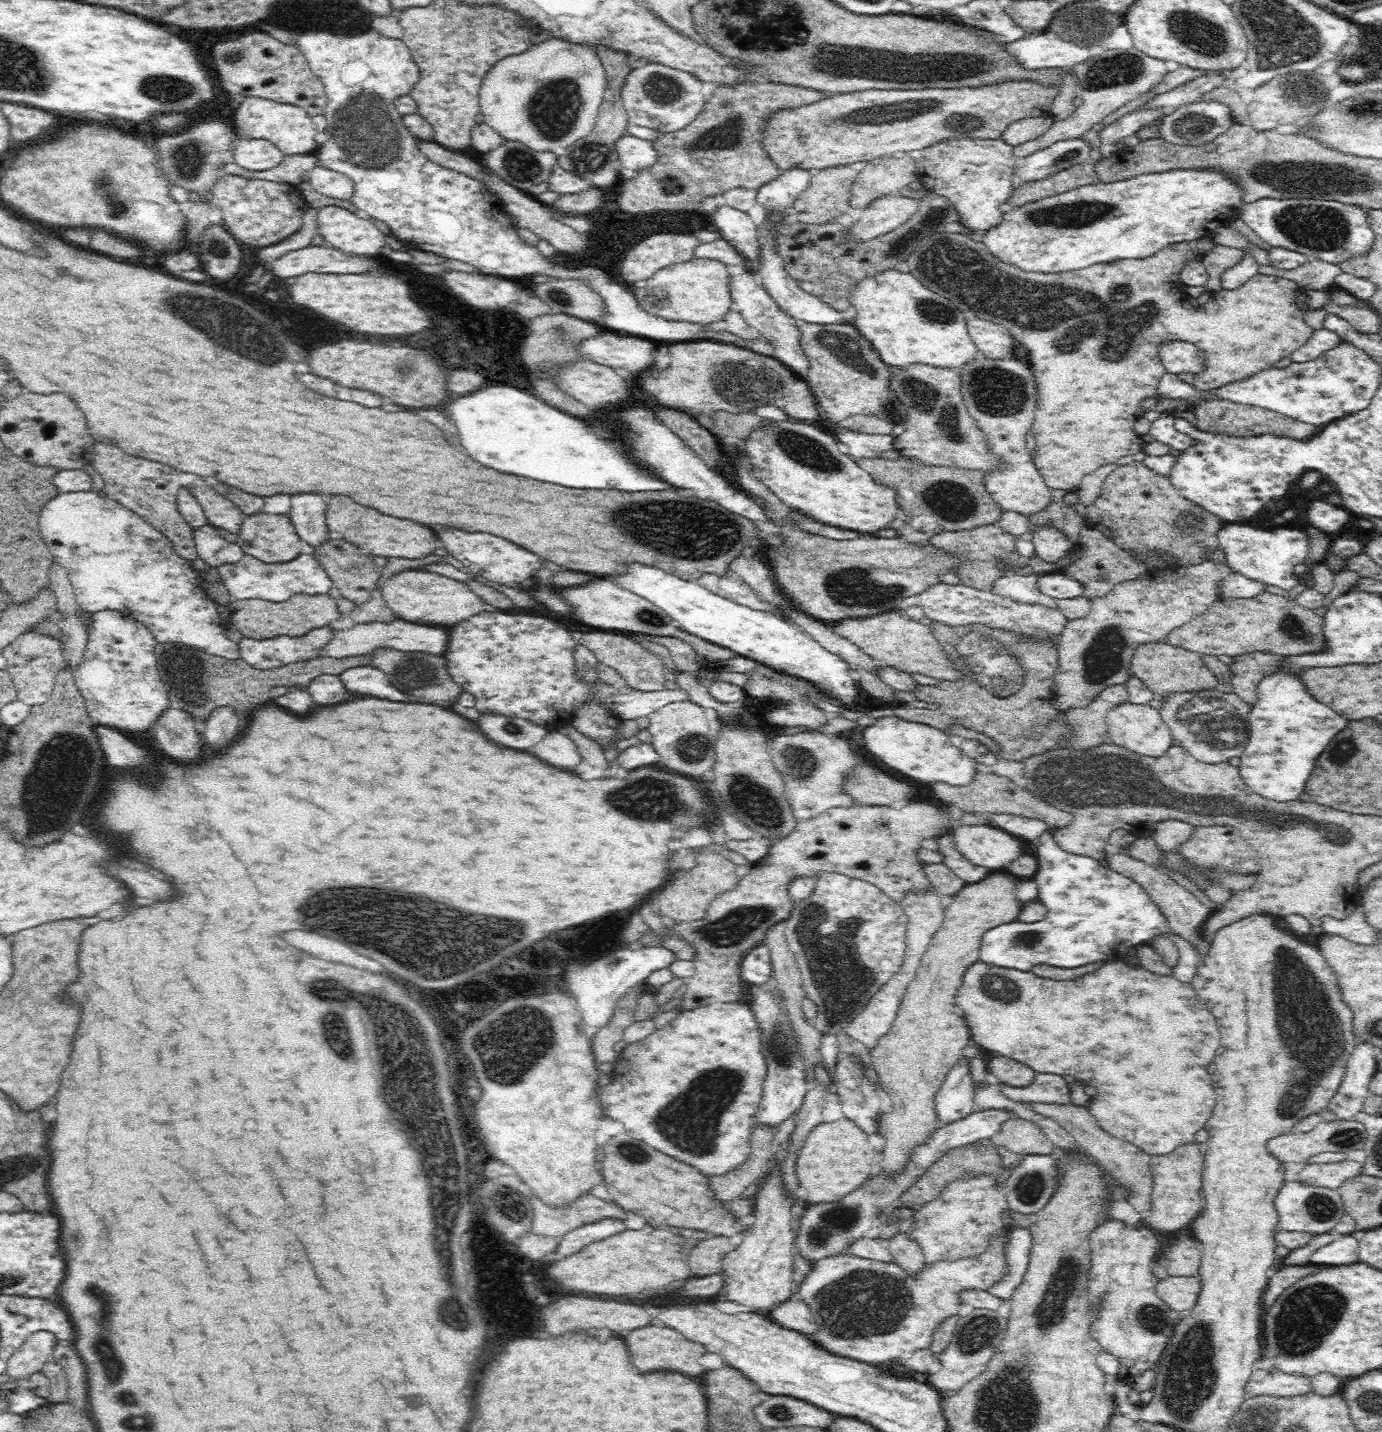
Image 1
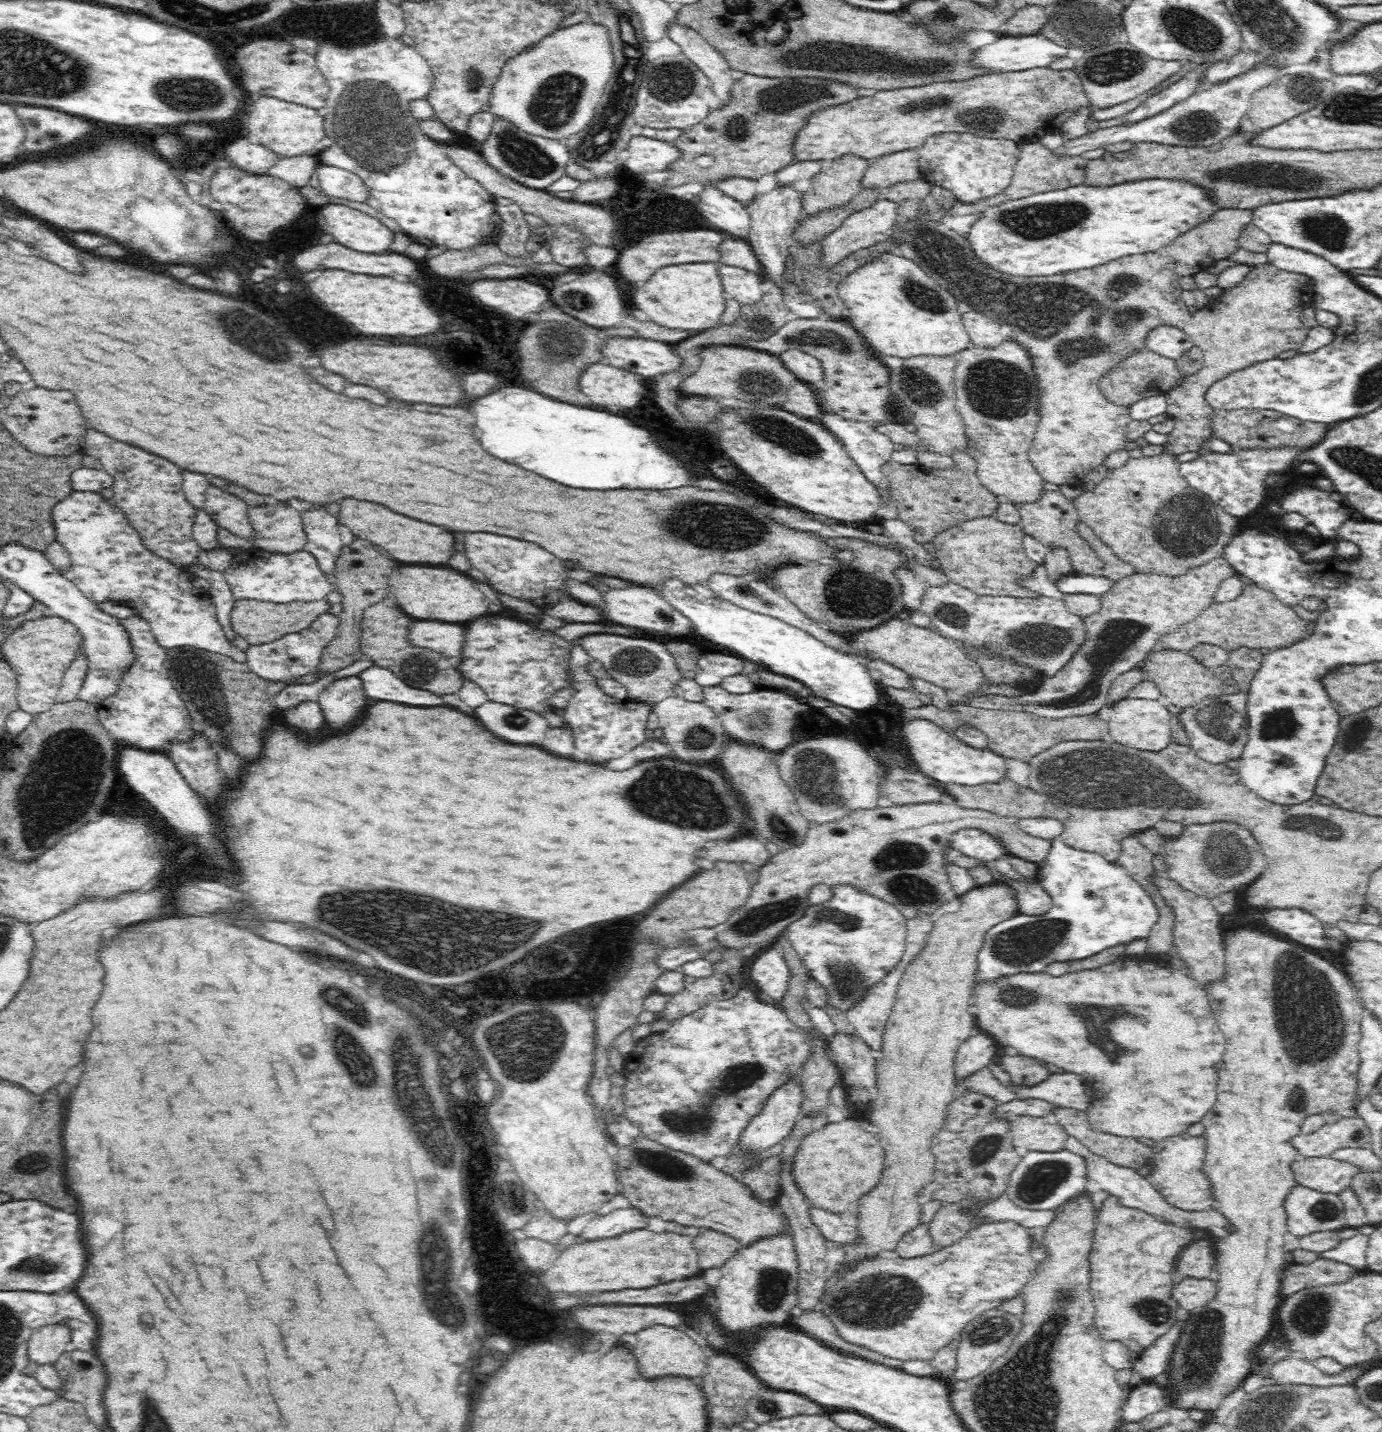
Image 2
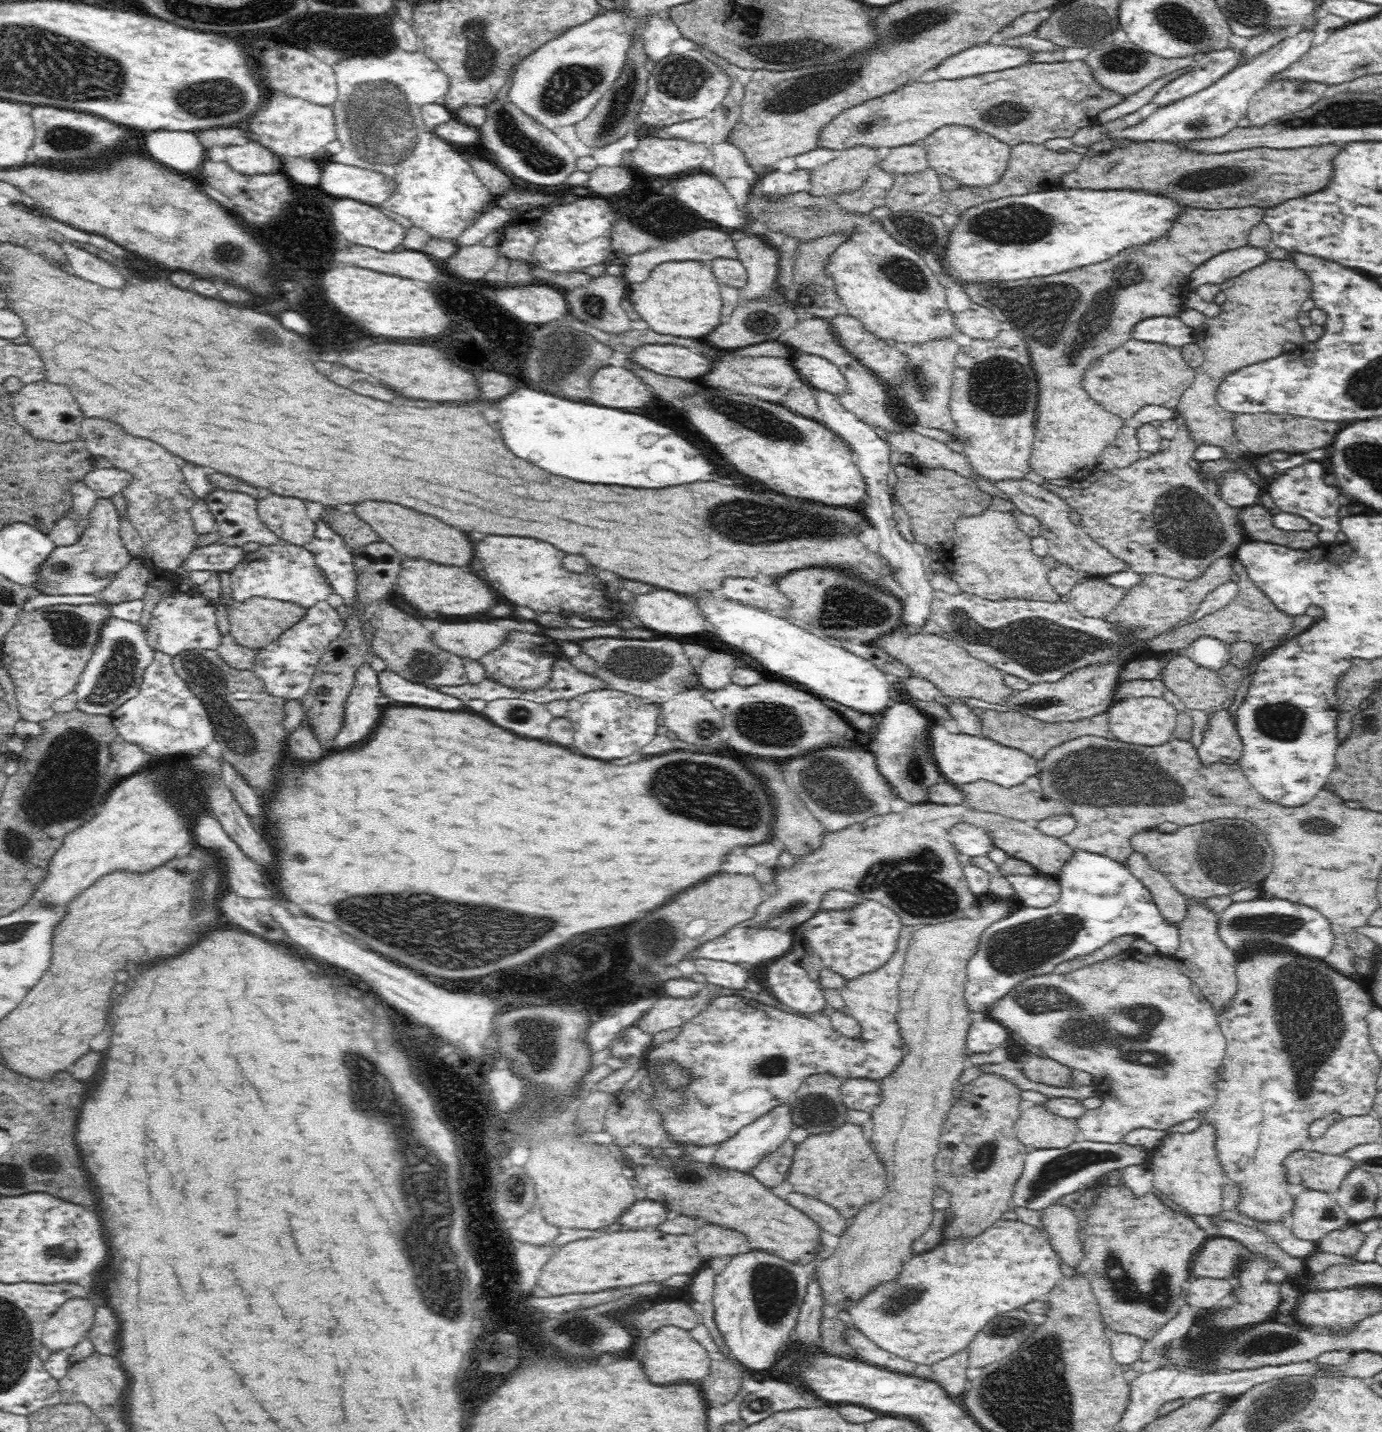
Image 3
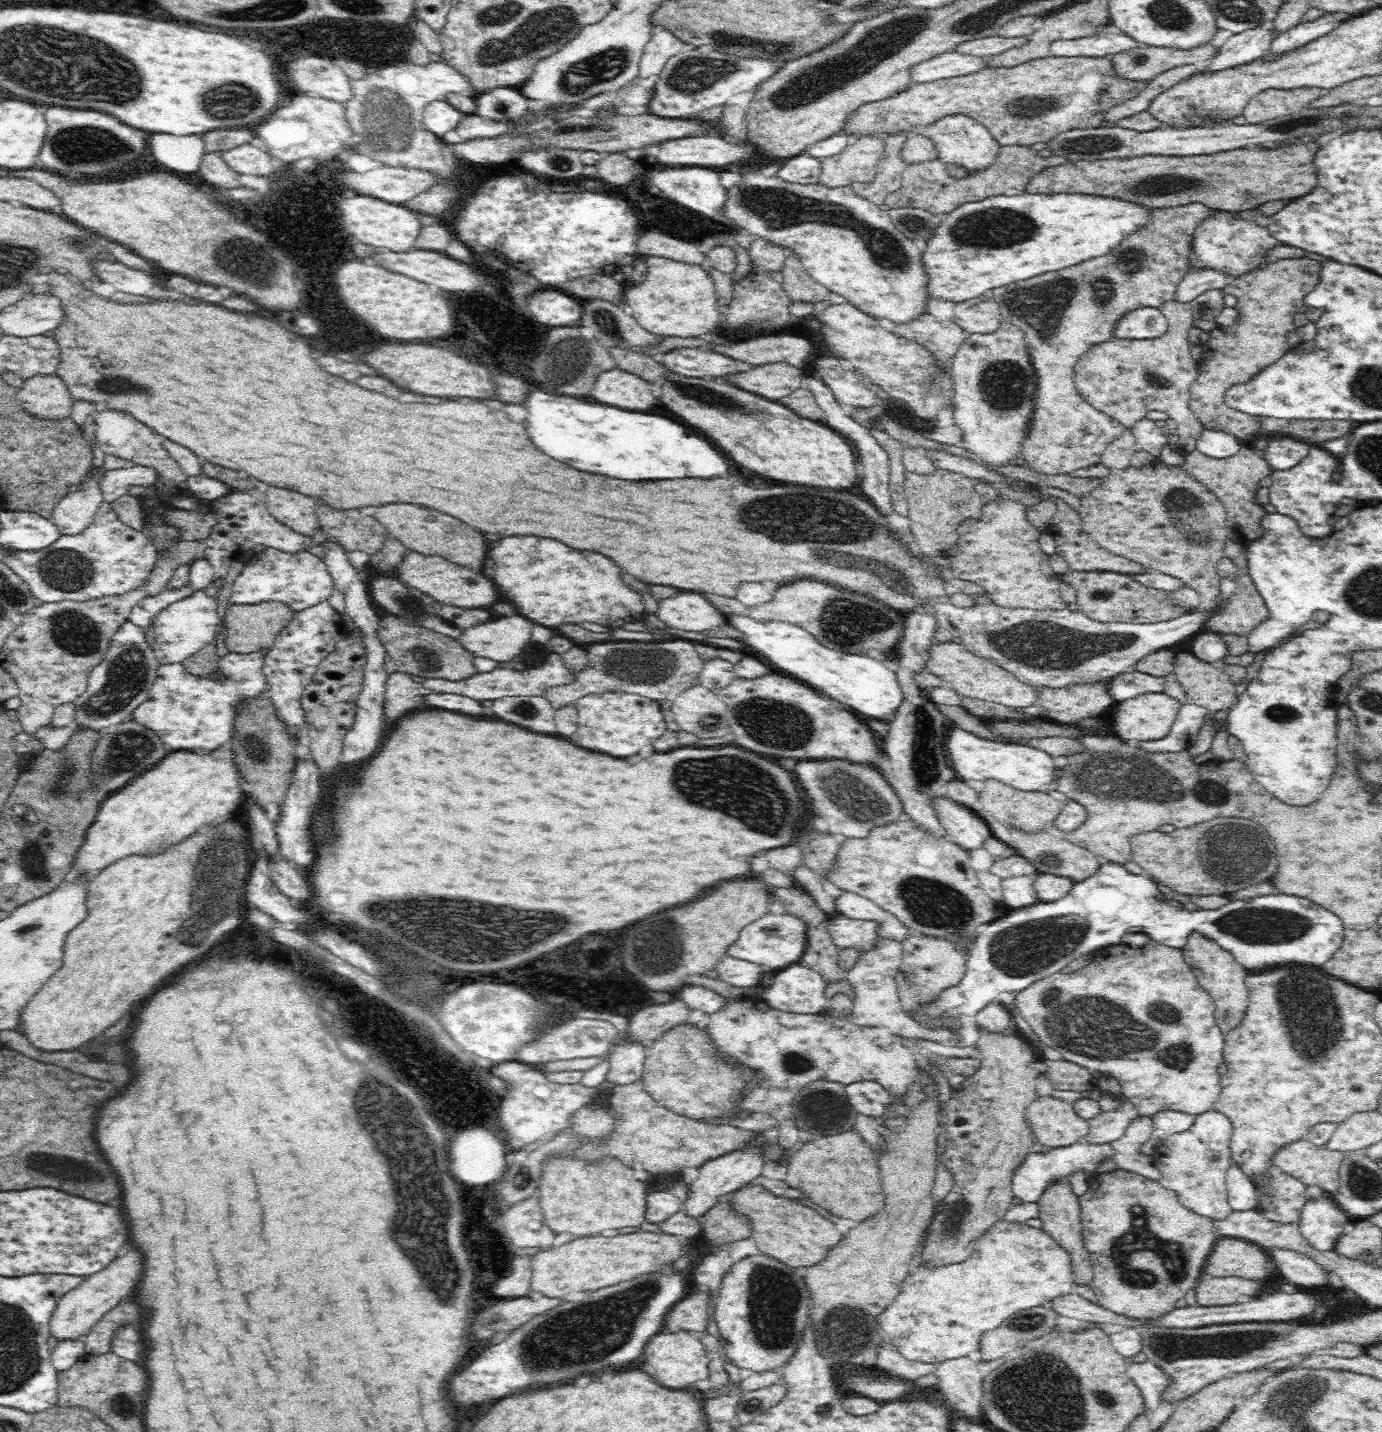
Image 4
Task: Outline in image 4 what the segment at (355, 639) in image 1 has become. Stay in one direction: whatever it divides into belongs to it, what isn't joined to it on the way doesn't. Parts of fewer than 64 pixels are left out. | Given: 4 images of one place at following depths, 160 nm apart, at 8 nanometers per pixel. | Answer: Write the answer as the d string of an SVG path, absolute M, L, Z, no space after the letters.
M513 614L484 624L464 628L455 642L474 657L491 658L498 662L512 660L531 642L533 622Z

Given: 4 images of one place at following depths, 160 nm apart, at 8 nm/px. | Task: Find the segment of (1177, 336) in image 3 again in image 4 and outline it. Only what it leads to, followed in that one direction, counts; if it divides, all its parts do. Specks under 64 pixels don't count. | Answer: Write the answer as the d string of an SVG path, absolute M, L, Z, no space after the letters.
M1142 308L1126 314L1118 320L1114 336L1123 339L1150 340L1169 331L1166 314L1155 308Z

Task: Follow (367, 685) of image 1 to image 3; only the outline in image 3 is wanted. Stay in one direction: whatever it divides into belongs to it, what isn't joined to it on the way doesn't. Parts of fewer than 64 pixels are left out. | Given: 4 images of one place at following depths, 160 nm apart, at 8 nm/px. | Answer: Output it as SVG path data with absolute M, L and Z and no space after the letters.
M388 668L378 672L378 690L382 696L394 702L426 706L426 708L436 708L436 710L460 710L462 708L460 700L446 696L442 692L434 692L426 686L409 682Z

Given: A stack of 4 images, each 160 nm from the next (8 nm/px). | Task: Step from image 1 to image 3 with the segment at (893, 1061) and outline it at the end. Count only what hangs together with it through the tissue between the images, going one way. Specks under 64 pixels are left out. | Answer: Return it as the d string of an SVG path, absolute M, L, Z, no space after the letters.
M990 894L980 895L975 906L978 910L978 918L958 917L946 922L920 926L912 932L912 942L905 955L903 974L899 982L899 995L897 996L899 1010L895 1014L902 1049L908 1050L908 1054L903 1056L896 1068L893 1068L885 1077L876 1080L880 1089L880 1102L870 1112L871 1119L874 1120L872 1138L886 1164L886 1190L878 1200L870 1202L868 1206L860 1206L858 1214L849 1220L846 1233L839 1238L831 1256L821 1261L816 1259L810 1265L824 1291L825 1304L834 1306L837 1311L837 1320L821 1322L822 1344L820 1347L826 1353L838 1354L838 1336L841 1336L840 1331L846 1327L838 1319L838 1312L843 1312L850 1303L865 1295L878 1283L894 1280L904 1258L912 1255L910 1250L912 1241L920 1238L932 1222L934 1212L932 1198L937 1180L934 1171L934 1156L938 1154L938 1137L942 1130L942 1118L946 1118L946 1113L953 1107L954 1084L959 1082L962 1072L969 1067L965 1042L973 1021L978 1019L978 1015L970 1009L965 997L968 962L976 954L976 948L978 948L984 929L993 922L1010 916L1013 912L1010 900L996 899Z

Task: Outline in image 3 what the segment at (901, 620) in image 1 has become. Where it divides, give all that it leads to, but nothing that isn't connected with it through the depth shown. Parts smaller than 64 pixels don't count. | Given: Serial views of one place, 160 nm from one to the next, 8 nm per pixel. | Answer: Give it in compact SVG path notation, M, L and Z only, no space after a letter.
M896 629L882 634L872 645L902 663L913 676L928 680L942 694L952 698L978 698L984 702L1001 704L1002 699L1014 692L1014 689L1004 684L1003 672L983 660L974 658L962 646L957 646L944 636L923 631L909 632L908 636L901 636Z

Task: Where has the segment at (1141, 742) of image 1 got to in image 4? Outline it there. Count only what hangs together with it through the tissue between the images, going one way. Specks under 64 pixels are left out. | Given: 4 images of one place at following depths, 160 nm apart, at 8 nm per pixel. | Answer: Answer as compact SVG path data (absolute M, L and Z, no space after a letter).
M1148 692L1119 702L1111 718L1114 736L1125 741L1152 741L1166 738L1178 716L1181 704L1162 692Z

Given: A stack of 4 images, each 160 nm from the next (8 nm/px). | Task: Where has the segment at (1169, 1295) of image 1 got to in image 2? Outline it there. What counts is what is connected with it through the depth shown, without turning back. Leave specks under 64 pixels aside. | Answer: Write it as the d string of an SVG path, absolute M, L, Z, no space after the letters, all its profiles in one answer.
M1184 1278L1178 1284L1174 1283L1169 1293L1179 1308L1184 1308L1190 1313L1196 1312L1214 1298L1215 1279Z

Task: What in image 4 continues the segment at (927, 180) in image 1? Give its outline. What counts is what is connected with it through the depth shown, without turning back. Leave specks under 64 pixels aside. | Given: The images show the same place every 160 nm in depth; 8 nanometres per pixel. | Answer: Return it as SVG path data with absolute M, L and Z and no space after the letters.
M963 114L946 116L946 118L920 130L920 134L934 145L934 149L938 151L937 160L942 162L942 165L954 164L958 168L964 168L970 175L989 170L1001 154L1002 147L989 130L979 122L963 116Z

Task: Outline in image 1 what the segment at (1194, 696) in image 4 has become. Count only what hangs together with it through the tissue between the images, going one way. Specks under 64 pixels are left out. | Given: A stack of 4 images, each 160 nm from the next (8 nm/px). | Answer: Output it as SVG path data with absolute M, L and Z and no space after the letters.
M1160 641L1136 646L1129 662L1130 676L1137 677L1157 698L1170 691L1214 689L1218 685L1215 675L1206 667L1199 653Z

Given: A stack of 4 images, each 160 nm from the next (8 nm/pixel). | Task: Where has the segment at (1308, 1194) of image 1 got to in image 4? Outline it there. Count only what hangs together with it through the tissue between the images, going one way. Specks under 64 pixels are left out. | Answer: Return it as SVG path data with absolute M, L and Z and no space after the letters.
M1329 1195L1306 1199L1297 1226L1301 1236L1318 1250L1333 1250L1336 1238L1352 1219Z

